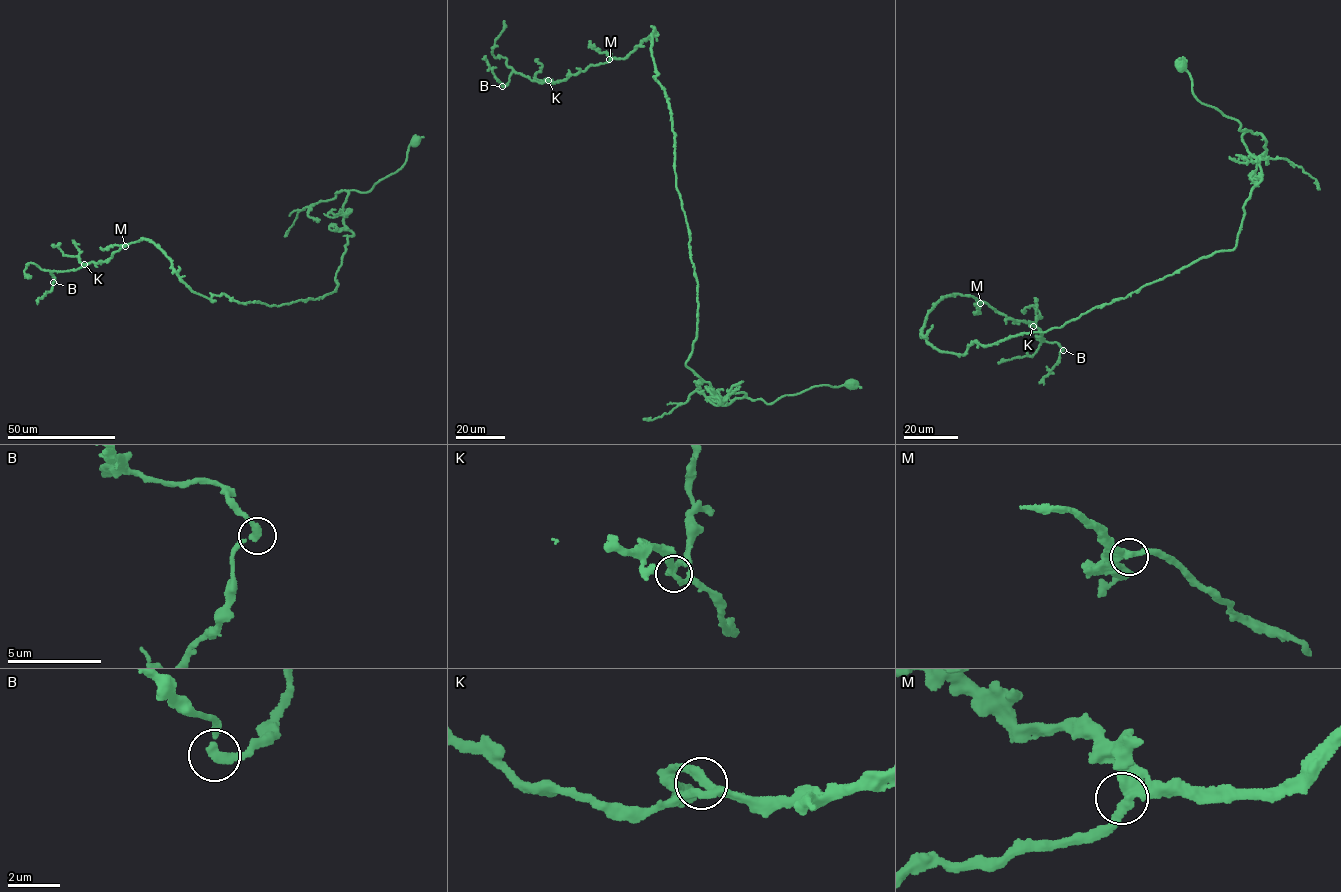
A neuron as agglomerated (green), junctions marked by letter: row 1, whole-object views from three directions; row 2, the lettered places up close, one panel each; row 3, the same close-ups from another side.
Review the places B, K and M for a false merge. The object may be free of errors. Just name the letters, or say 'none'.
none

